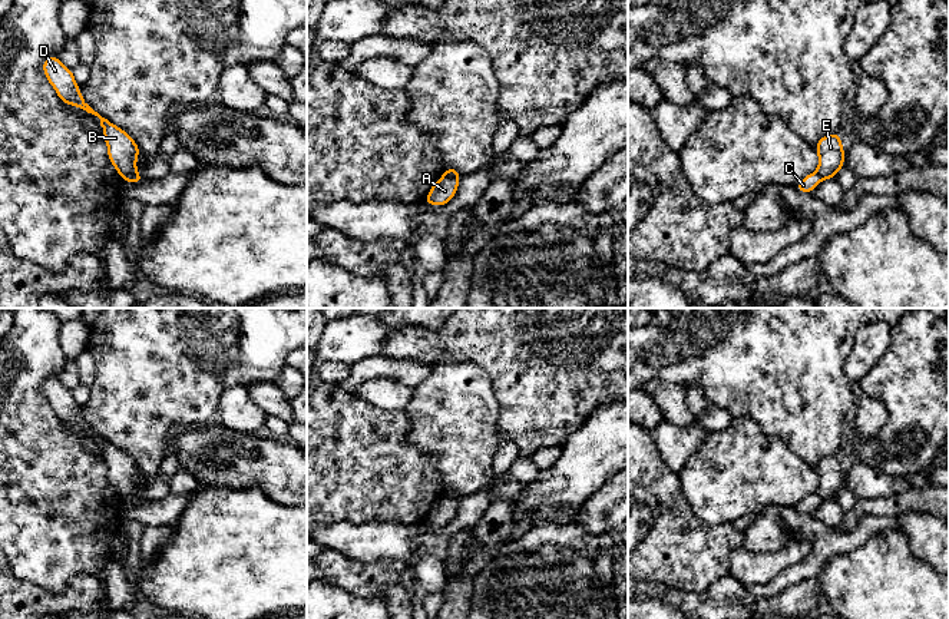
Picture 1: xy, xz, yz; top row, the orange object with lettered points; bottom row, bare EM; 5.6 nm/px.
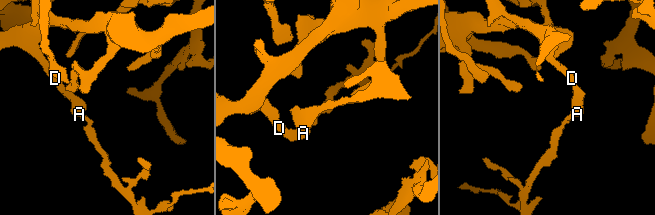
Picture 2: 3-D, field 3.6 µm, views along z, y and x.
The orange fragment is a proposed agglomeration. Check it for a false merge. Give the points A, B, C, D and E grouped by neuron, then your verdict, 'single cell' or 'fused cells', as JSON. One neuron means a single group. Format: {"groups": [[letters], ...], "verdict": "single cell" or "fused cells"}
{"groups": [["A", "B", "D", "E"], ["C"]], "verdict": "fused cells"}

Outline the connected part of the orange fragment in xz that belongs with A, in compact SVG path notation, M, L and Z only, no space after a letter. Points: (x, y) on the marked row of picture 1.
M444 173L434 182L423 202L431 206L443 206L449 203L456 196L459 182L460 179Z

